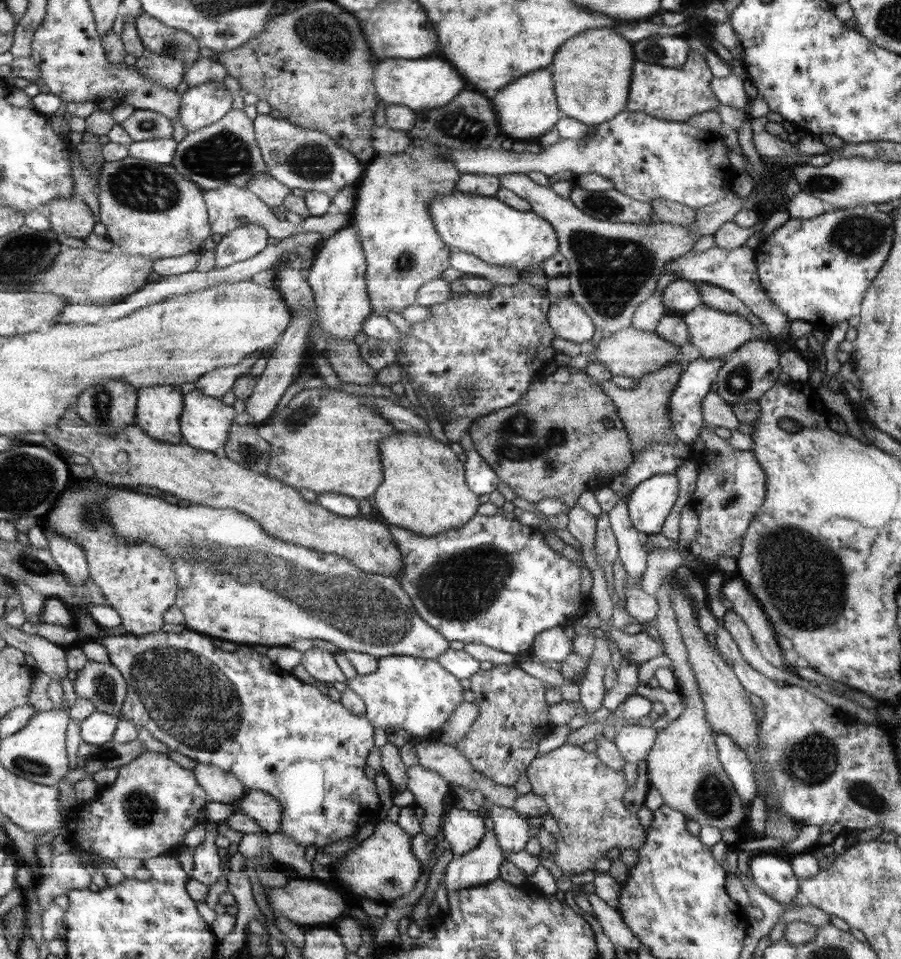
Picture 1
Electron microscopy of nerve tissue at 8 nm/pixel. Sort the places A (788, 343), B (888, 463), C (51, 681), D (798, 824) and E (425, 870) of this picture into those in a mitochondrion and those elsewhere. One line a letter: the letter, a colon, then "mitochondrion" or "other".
A: other
B: other
C: other
D: other
E: other

